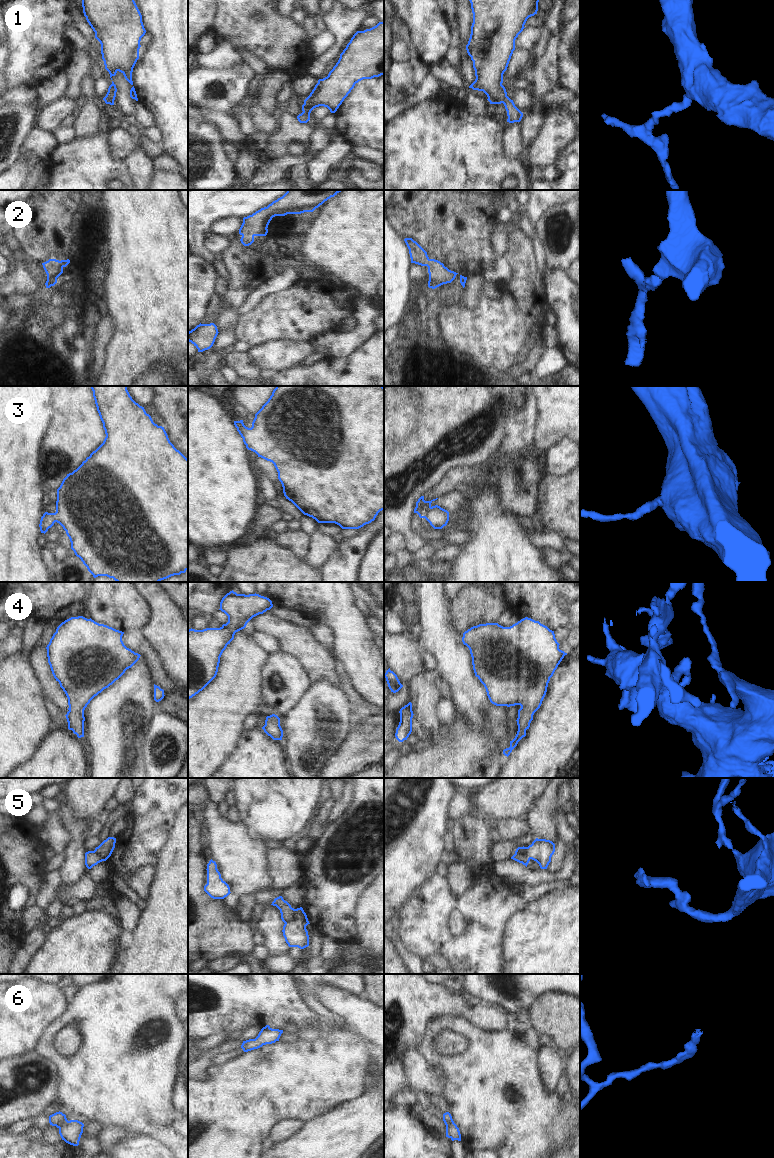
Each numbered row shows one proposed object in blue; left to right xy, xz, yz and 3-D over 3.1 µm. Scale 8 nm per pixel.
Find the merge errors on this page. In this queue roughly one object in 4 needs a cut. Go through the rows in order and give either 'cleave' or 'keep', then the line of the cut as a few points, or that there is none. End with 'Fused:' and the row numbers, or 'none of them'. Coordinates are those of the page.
1: keep; no cut
2: keep; no cut
3: keep; no cut
4: keep; no cut
5: cleave; cut in xz along (294, 909), (292, 918), (285, 923)
6: keep; no cut
Fused: 5

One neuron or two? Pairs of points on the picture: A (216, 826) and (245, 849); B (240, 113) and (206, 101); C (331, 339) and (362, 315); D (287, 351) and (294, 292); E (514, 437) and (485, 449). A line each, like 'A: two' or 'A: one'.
A: one
B: two
C: one
D: two
E: two

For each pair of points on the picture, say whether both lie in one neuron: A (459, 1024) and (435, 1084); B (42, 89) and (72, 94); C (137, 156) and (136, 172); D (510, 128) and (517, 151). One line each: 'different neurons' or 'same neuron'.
A: different neurons
B: different neurons
C: same neuron
D: same neuron

